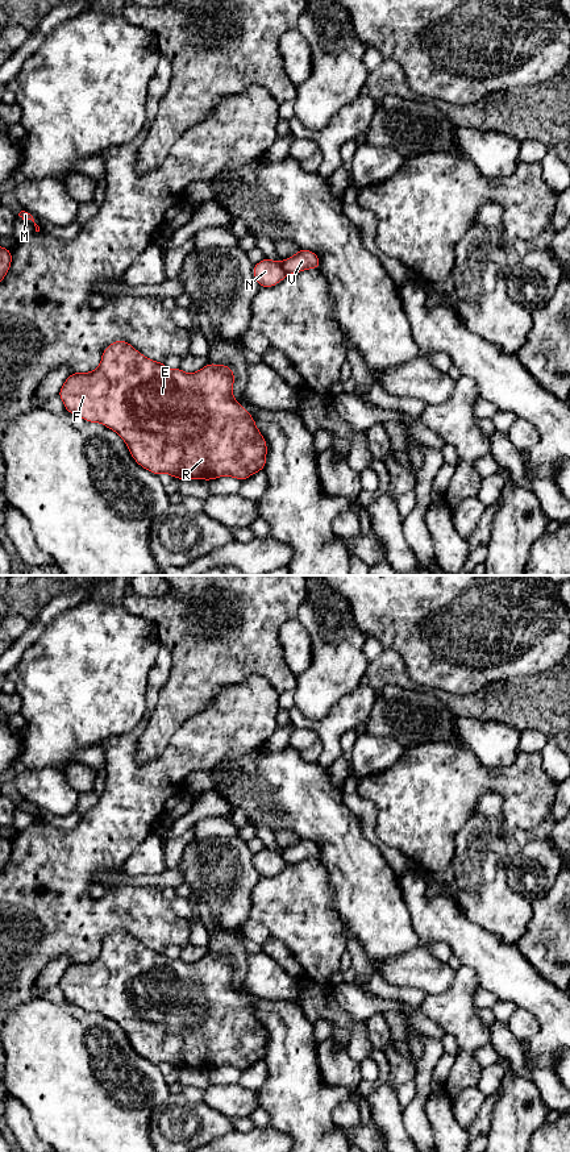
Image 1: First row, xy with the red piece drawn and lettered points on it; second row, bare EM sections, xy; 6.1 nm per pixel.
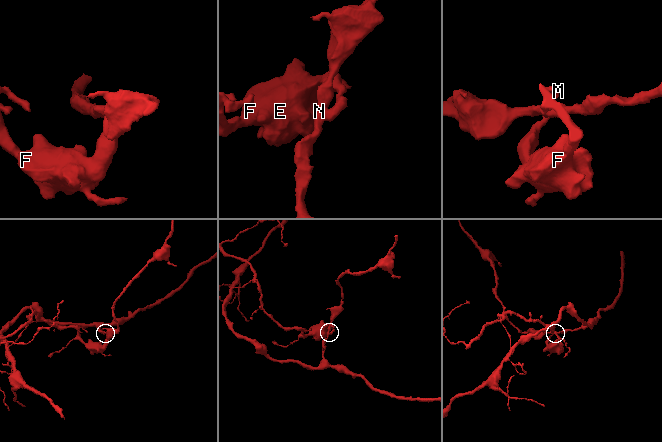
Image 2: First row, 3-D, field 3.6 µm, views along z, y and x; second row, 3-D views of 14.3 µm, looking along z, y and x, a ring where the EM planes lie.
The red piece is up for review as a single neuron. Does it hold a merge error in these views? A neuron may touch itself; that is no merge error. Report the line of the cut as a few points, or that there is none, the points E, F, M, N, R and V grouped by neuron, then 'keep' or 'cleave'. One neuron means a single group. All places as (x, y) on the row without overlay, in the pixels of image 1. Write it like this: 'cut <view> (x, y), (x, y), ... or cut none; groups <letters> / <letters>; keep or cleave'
cut xy (279, 853), (287, 864); groups E F M R V / N; cleave

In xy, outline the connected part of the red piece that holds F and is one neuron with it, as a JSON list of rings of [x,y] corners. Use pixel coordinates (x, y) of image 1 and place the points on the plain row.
[[[120,929],[112,932],[104,939],[101,952],[96,960],[90,962],[72,962],[62,974],[58,985],[62,989],[67,1002],[74,1003],[90,1012],[100,1012],[115,1020],[125,1031],[134,1051],[155,1065],[166,1062],[176,1069],[205,1069],[208,1072],[219,1066],[234,1066],[242,1072],[250,1065],[265,1059],[267,1035],[262,1023],[258,1020],[253,1006],[233,987],[233,973],[234,964],[230,956],[207,953],[203,958],[194,964],[187,964],[180,957],[170,960],[165,956],[165,953],[155,952],[145,947],[129,932]]]

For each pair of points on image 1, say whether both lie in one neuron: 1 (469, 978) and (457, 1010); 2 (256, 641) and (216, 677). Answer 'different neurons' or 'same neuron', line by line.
1: same neuron
2: same neuron

